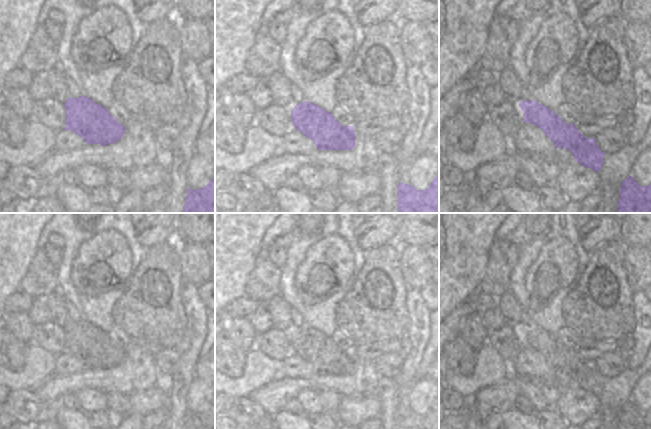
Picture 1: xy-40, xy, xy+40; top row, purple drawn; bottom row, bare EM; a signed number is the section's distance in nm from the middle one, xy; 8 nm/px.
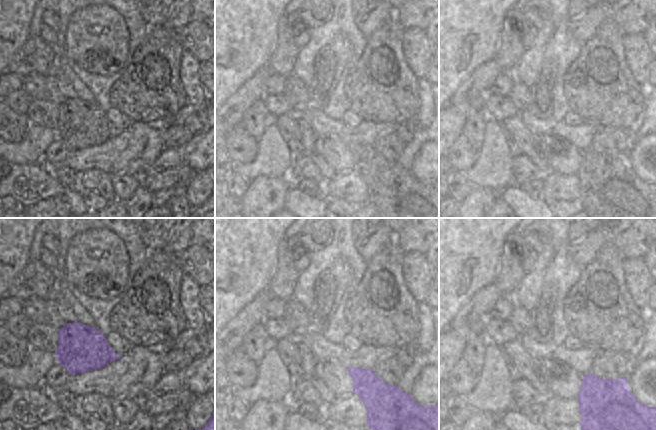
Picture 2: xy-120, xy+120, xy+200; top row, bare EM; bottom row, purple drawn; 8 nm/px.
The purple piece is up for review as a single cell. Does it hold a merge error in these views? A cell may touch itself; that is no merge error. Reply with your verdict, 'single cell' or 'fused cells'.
fused cells

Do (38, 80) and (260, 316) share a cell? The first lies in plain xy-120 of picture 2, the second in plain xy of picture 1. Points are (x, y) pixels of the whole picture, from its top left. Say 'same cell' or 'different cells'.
same cell

